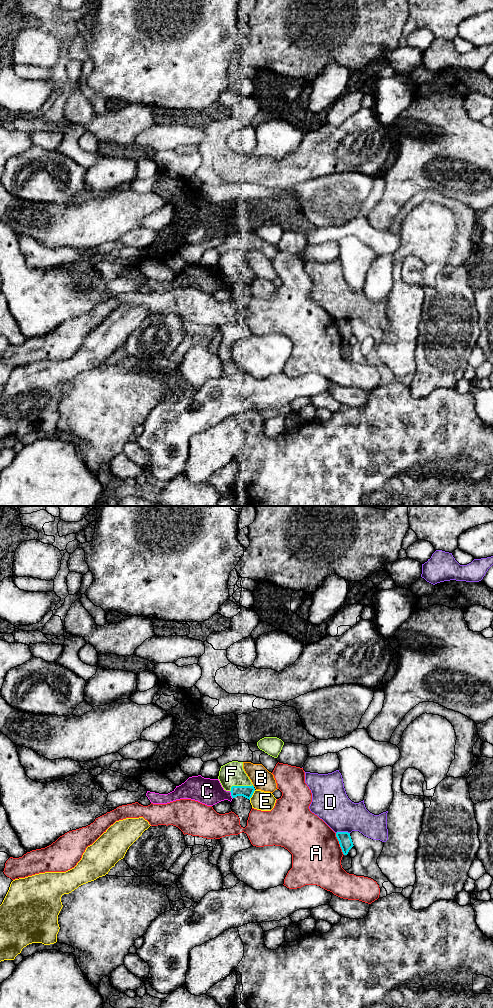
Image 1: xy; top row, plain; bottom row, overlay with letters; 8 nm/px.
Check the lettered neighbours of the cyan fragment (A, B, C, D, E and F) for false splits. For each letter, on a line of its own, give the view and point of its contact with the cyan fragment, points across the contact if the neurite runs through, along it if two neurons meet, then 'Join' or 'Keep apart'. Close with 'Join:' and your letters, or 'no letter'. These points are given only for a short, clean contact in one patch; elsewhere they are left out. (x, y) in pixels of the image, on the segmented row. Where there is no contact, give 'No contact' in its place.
A: Touches cyan at xy (339, 843). Keep apart
B: No contact. Keep apart
C: Touches cyan at xy (231, 795). Keep apart
D: Touches cyan at xy (342, 832). Keep apart
E: Touches cyan at xy (252, 794). Keep apart
F: Touches cyan at xy (239, 786). Join
Join: F

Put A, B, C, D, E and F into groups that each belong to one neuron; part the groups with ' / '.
A / B / C / D / E / F

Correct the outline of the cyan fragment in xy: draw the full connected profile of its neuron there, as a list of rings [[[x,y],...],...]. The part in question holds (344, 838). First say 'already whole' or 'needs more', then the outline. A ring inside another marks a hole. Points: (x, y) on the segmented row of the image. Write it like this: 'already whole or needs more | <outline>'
already whole | [[[337,832],[336,837],[339,841],[340,847],[344,855],[347,855],[349,850],[354,846],[350,833],[348,832]]]

